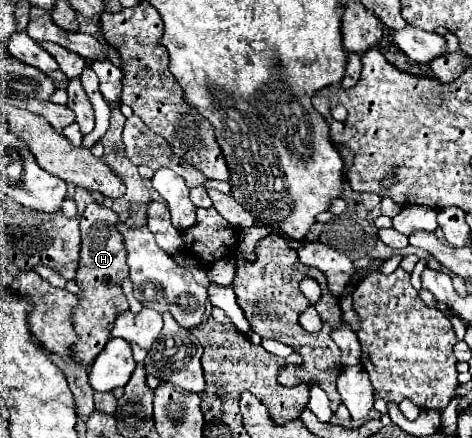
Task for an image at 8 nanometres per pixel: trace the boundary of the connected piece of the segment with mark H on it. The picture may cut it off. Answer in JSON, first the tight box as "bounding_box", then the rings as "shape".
{"bounding_box":[72,204,128,366],"shape":[[[88,204],[84,214],[80,216],[80,266],[76,270],[76,284],[80,286],[78,306],[72,312],[72,328],[76,330],[78,340],[72,344],[72,358],[80,366],[90,366],[94,358],[102,352],[106,342],[110,340],[110,330],[114,326],[114,318],[128,310],[126,296],[122,292],[122,280],[128,276],[126,250],[120,232],[116,232],[118,214],[106,210],[100,204]]]}

